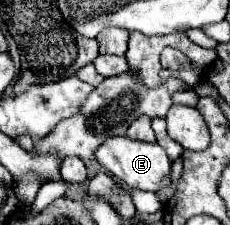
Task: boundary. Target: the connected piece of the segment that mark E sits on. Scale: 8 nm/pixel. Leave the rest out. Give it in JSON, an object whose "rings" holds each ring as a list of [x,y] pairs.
{"rings":[[[111,136],[111,140],[105,140],[97,148],[97,162],[107,172],[111,172],[115,178],[119,178],[121,182],[125,182],[129,188],[157,192],[159,188],[163,188],[163,186],[169,184],[171,162],[169,162],[165,150],[157,142],[149,144],[149,142],[129,140],[127,136]]]}

